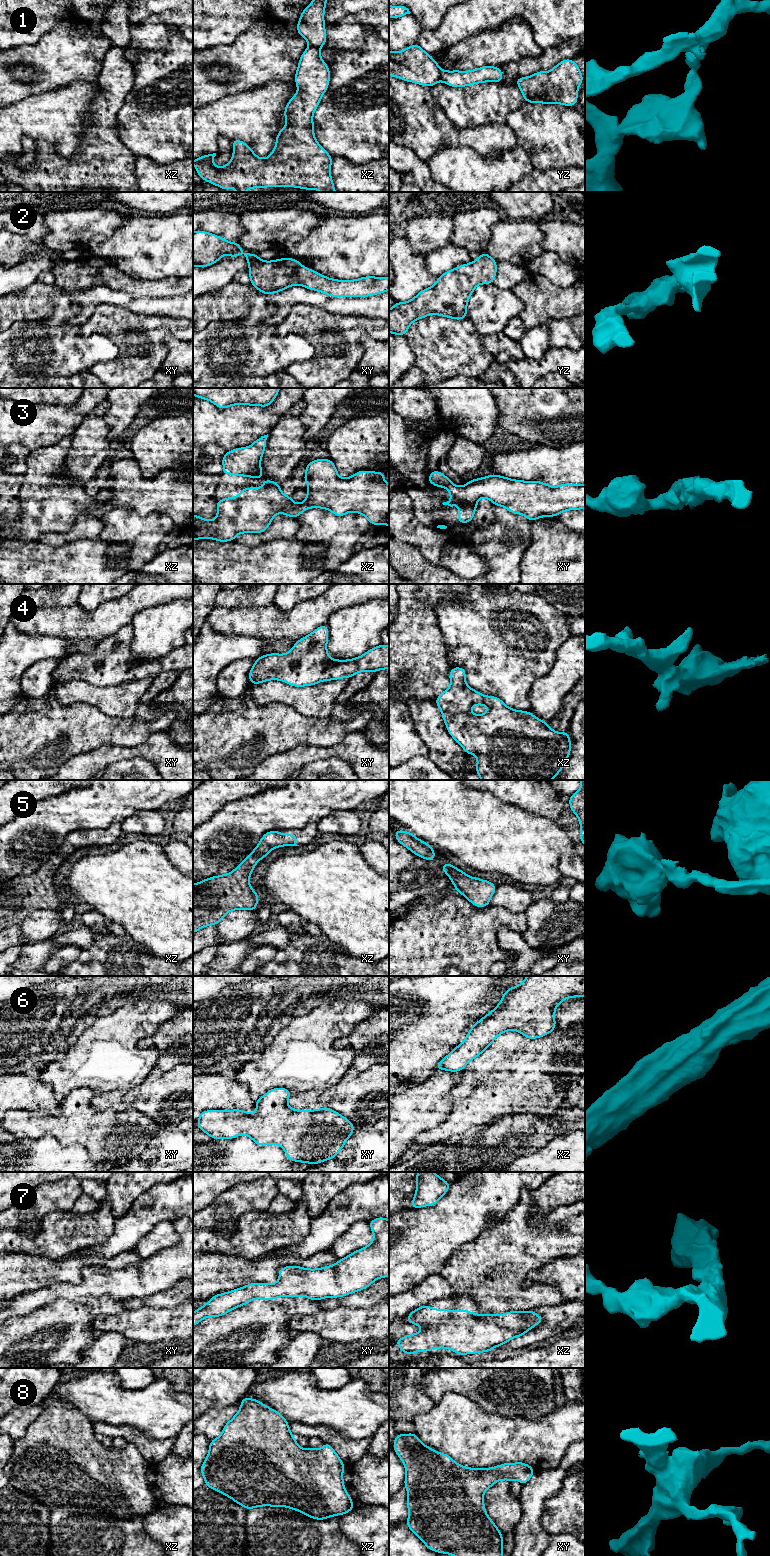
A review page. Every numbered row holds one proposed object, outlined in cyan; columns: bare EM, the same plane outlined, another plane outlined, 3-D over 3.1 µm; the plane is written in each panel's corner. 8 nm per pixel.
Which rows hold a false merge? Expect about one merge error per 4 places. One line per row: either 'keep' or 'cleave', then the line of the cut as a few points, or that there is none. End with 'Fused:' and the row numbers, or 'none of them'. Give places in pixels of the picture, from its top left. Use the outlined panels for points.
1: cleave; cut xz (310, 45), (319, 48)
2: keep; cut none
3: keep; cut none
4: keep; cut none
5: keep; cut none
6: keep; cut none
7: keep; cut none
8: keep; cut none
Fused: 1

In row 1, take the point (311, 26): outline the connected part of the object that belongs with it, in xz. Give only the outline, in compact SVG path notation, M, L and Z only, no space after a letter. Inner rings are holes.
M313 0L303 9L297 22L297 33L312 47L321 48L327 41L324 11L327 0Z

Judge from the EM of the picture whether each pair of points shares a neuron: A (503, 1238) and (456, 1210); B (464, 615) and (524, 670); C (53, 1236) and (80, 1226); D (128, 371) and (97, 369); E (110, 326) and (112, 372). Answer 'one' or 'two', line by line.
A: two
B: one
C: one
D: one
E: one

